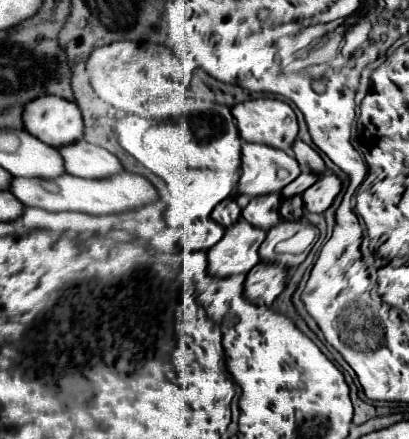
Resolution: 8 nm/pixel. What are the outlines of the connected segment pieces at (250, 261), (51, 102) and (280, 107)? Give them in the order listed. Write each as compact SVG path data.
M240 218L226 230L224 238L208 250L208 272L218 278L248 274L260 262L258 248L264 238L266 232Z
M44 96L28 102L24 110L24 128L54 148L74 144L84 136L80 108L58 96Z
M258 98L258 100L246 100L240 102L232 108L240 138L244 142L254 142L254 144L264 144L264 146L274 146L278 150L286 150L288 154L292 152L292 144L298 136L298 124L296 124L296 116L292 112L292 108L282 102L282 100L274 100L274 98Z

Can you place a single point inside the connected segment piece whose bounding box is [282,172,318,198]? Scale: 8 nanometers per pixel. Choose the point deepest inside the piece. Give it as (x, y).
(306, 179)

